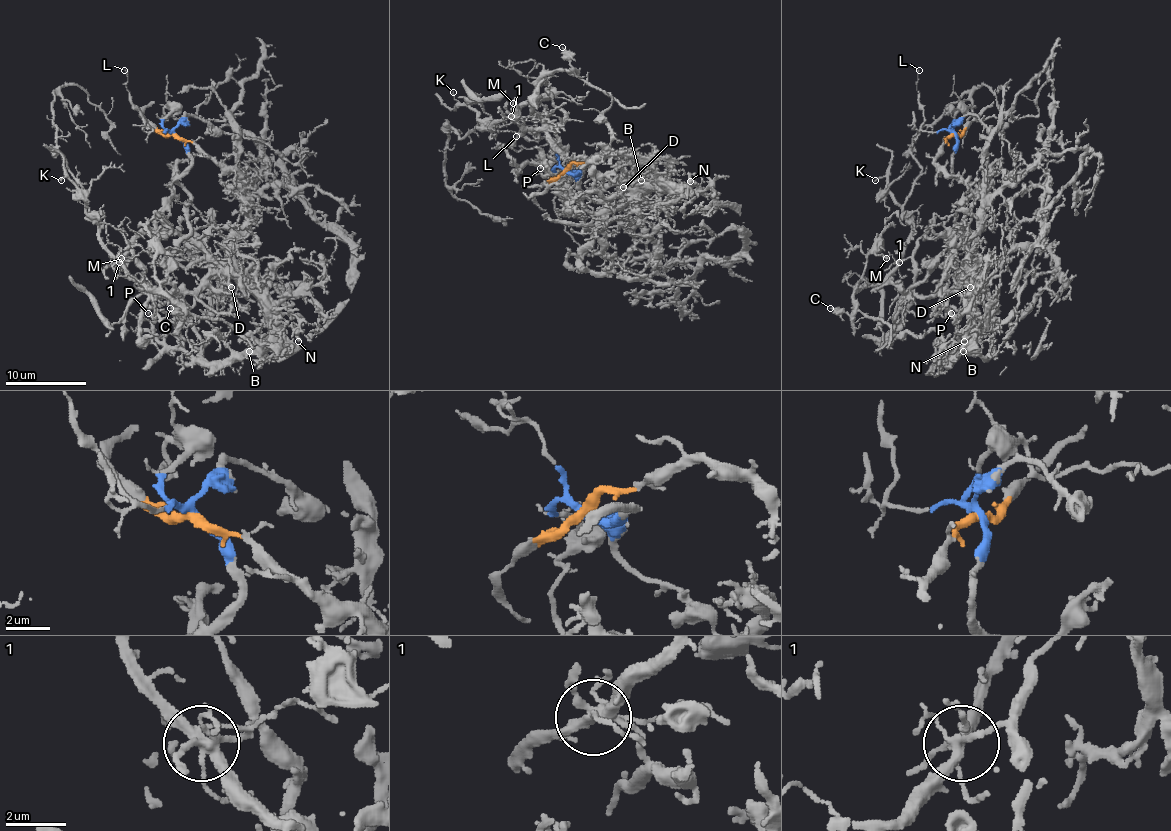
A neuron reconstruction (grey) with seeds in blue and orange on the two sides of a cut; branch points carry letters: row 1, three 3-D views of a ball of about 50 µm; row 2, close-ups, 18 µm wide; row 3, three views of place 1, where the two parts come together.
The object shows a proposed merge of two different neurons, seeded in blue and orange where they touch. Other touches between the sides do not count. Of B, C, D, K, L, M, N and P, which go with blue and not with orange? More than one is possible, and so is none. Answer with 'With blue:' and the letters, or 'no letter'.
With blue: C, K, L, M

